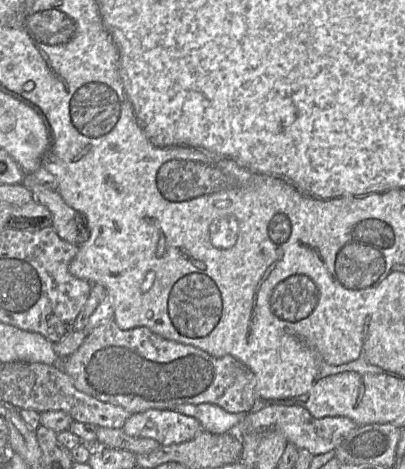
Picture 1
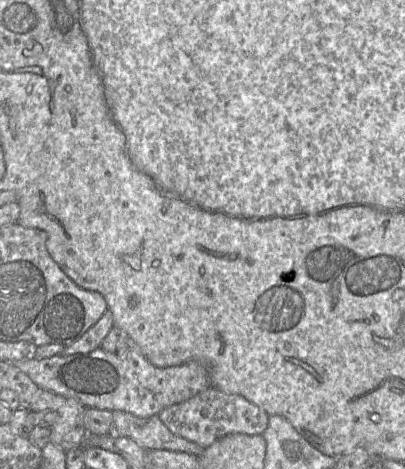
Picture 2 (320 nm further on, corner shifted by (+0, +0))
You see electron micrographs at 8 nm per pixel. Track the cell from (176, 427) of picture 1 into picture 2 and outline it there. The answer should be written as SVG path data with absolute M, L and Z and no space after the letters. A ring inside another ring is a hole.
M210 387L194 397L164 408L159 414L161 422L176 436L207 448L218 439L231 434L262 435L269 415L239 395L224 393Z

